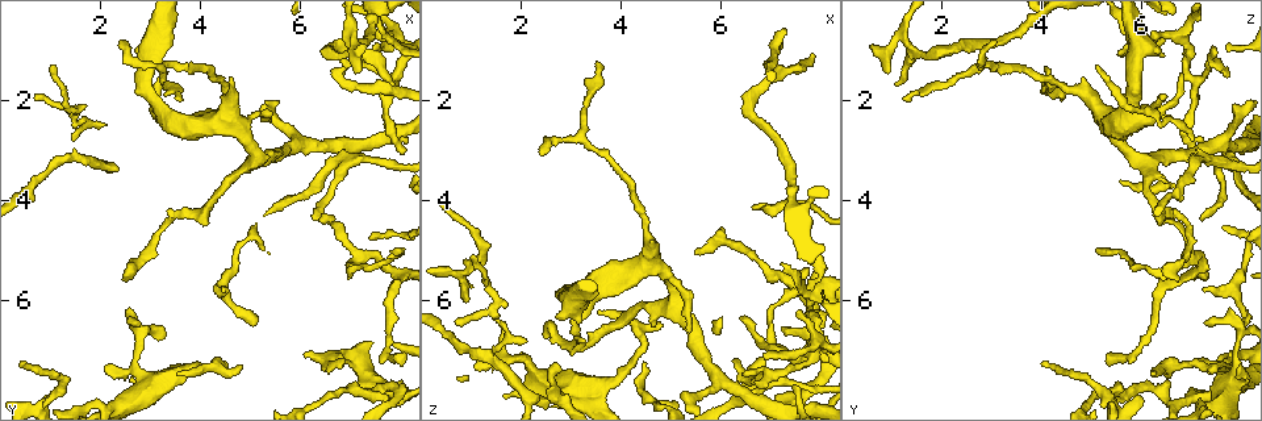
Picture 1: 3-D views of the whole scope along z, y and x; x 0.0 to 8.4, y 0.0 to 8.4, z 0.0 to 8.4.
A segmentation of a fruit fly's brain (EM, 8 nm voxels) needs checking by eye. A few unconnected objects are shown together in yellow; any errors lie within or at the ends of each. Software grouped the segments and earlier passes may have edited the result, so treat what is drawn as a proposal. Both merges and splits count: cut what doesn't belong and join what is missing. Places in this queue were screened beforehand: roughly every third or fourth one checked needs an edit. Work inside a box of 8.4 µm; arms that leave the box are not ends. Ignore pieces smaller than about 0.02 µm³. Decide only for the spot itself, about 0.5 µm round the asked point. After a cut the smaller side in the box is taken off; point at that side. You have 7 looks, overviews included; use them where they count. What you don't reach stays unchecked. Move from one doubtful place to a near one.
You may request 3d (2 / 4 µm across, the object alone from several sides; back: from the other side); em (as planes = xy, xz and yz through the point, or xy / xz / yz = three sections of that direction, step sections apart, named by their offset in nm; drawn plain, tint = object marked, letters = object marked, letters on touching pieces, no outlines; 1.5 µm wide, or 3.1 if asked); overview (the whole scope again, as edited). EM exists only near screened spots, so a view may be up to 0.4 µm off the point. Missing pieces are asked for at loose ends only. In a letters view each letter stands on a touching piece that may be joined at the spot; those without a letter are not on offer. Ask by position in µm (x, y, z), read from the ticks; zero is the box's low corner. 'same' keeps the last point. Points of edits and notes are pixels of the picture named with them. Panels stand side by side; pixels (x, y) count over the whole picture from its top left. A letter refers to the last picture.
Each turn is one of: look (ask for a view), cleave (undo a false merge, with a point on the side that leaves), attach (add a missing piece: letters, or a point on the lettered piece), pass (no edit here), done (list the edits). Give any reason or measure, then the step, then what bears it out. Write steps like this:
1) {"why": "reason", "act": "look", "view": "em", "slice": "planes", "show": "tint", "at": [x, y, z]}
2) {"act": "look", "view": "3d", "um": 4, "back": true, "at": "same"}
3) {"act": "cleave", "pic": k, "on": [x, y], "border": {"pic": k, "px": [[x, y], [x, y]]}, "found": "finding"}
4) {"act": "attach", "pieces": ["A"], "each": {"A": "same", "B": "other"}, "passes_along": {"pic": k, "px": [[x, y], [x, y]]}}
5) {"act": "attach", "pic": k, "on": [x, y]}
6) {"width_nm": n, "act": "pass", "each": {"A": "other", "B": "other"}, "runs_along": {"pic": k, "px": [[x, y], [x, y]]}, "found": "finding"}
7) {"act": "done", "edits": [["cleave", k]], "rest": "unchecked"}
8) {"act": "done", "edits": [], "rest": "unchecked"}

{"why": "an open end", "act": "look", "view": "3d", "um": 2, "at": [6.70, 1.50, 7.65]}

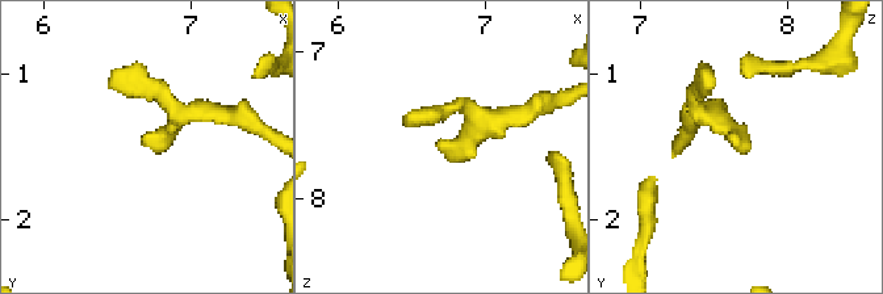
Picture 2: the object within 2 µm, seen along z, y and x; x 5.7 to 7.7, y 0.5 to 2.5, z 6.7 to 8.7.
{"act": "look", "view": "em", "slice": "planes", "show": "letters", "at": [6.70, 1.52, 7.68]}

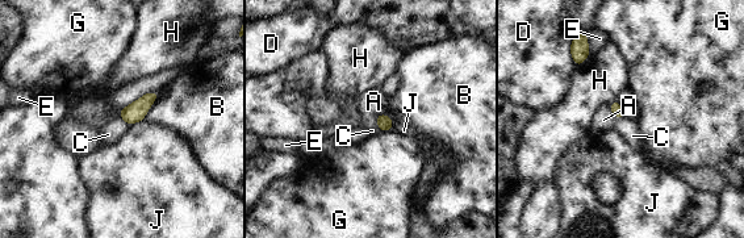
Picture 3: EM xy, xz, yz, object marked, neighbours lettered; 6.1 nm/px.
{"act": "pass", "each": {"A": "other", "B": "other", "C": "other", "D": "other", "E": "other", "G": "other", "H": "other", "J": "other"}, "border": {"pic": 3, "px": [[375, 116], [380, 130]]}, "found": "no lettered piece goes on from it"}

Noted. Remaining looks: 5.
{"why": "tapers out", "act": "look", "view": "em", "slice": "planes", "show": "letters", "at": [7.60, 0.55, 6.20]}

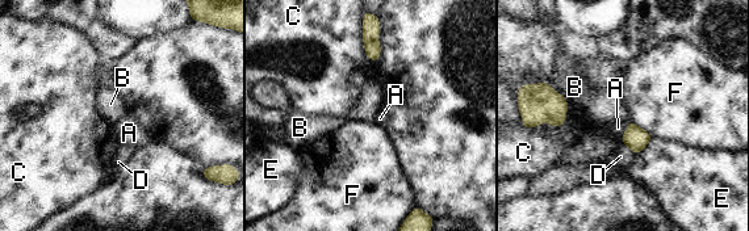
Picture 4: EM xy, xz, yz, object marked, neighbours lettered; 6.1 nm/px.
{"width_nm": 120, "act": "pass", "each": {"A": "other", "B": "other", "C": "other", "D": "other", "E": "other", "F": "other"}, "border": {"pic": 4, "px": [[560, 93], [569, 104]]}, "found": "none of them fits"}

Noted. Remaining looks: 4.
{"why": "tapers out", "act": "look", "view": "3d", "um": 4, "at": [3.55, 2.00, 1.25]}

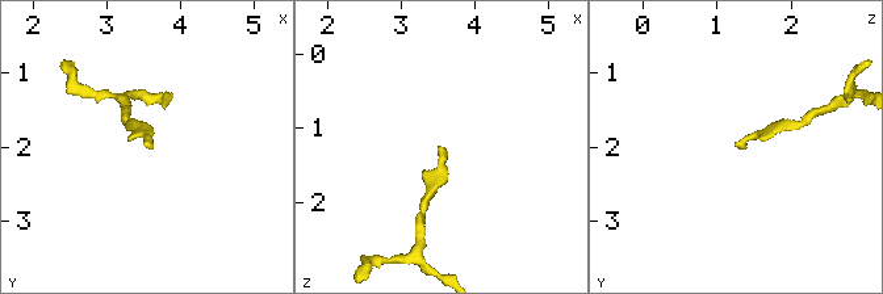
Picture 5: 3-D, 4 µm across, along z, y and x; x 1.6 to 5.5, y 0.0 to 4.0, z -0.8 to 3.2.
{"act": "look", "view": "em", "slice": "planes", "show": "letters", "at": [3.50, 1.95, 1.20]}

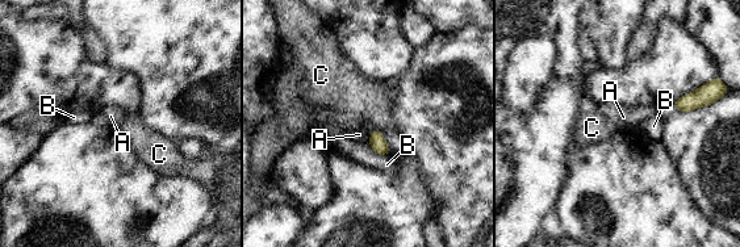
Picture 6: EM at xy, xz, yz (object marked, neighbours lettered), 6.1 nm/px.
{"act": "pass", "each": {"A": "other", "B": "other", "C": "other"}, "border": {"pic": 6, "px": [[375, 129], [370, 134], [367, 143]]}, "found": "none of them fits"}

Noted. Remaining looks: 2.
{"act": "done", "edits": [], "rest": "unchecked"}

